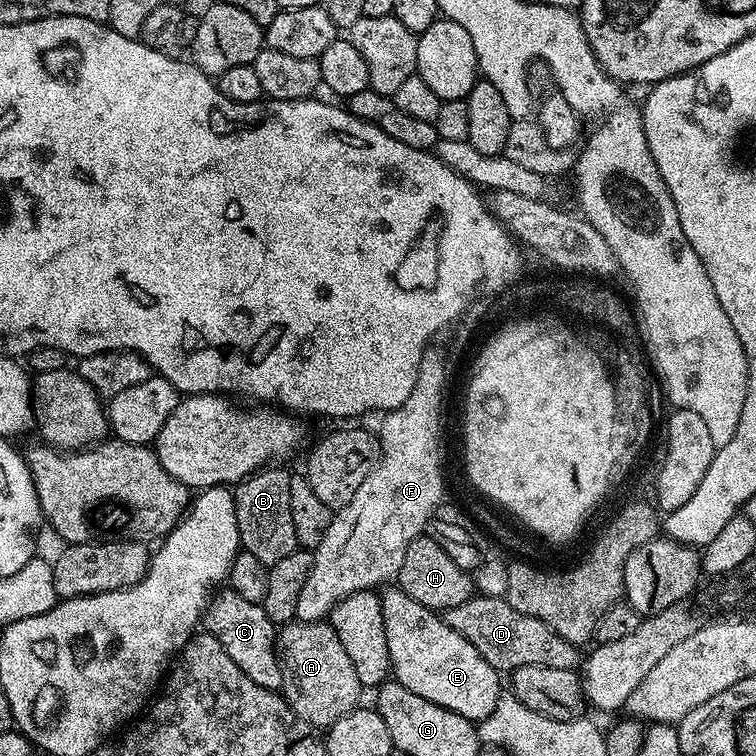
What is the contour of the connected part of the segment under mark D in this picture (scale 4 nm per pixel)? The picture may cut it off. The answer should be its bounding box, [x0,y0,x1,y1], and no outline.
[443,594,582,670]

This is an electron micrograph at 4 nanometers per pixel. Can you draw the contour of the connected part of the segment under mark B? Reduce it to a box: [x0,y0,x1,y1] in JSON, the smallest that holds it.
[234,466,298,566]

